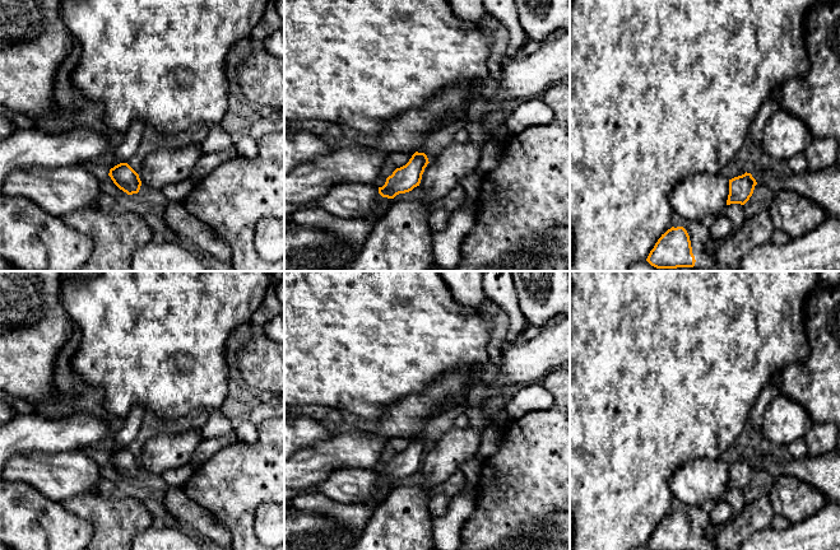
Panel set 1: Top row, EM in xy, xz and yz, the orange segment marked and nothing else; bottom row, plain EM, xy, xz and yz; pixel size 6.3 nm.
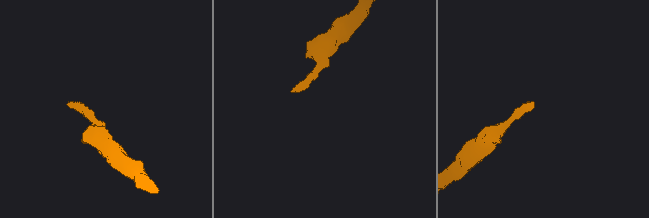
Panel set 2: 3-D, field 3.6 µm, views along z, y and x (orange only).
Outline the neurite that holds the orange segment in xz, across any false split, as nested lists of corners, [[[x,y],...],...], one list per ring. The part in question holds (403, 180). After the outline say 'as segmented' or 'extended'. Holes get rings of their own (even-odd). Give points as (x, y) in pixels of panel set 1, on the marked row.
[[[416,152],[405,166],[396,168],[393,174],[386,178],[385,185],[379,187],[379,194],[384,197],[379,202],[379,206],[387,210],[391,206],[391,199],[419,186],[422,174],[428,163],[428,158],[424,153]]]; extended

